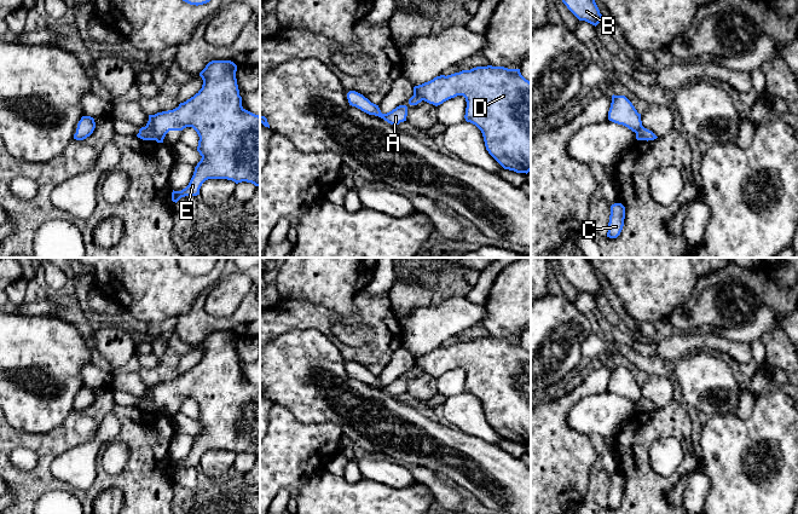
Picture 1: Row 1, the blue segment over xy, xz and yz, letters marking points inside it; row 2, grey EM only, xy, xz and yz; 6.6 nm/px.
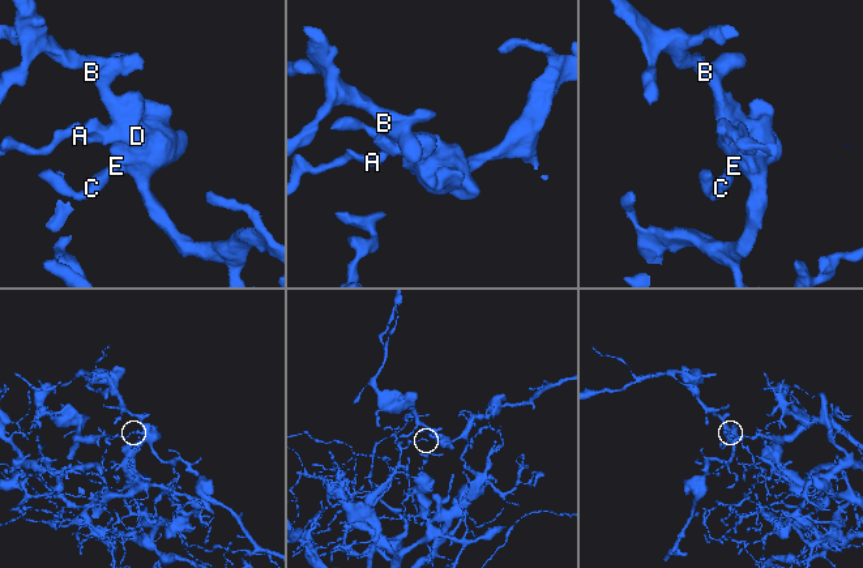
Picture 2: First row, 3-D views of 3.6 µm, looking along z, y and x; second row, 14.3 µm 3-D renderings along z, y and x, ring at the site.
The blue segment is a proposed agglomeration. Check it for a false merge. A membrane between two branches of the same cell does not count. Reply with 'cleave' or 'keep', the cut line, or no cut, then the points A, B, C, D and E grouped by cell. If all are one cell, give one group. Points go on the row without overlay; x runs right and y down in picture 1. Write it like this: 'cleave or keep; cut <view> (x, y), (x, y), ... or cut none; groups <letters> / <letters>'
cleave; cut xy (145, 397), (152, 403), (155, 410); groups A / B C D E

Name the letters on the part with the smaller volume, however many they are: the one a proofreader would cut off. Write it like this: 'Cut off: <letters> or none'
Cut off: B, C, D, E

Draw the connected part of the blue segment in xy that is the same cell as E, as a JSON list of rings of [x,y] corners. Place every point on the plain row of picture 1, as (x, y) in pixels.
[[[212,331],[200,343],[202,359],[178,379],[149,386],[146,399],[155,405],[157,414],[163,414],[169,402],[192,398],[198,408],[197,422],[202,427],[195,438],[189,456],[172,463],[172,472],[185,467],[200,466],[202,455],[208,450],[227,450],[236,455],[247,452],[260,457],[260,387],[242,377],[242,368],[236,350],[237,336],[231,331]]]

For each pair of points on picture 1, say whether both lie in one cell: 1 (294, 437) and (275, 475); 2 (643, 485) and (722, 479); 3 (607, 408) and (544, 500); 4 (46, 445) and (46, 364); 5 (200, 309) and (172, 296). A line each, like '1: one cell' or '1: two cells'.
1: one cell
2: two cells
3: two cells
4: two cells
5: two cells

